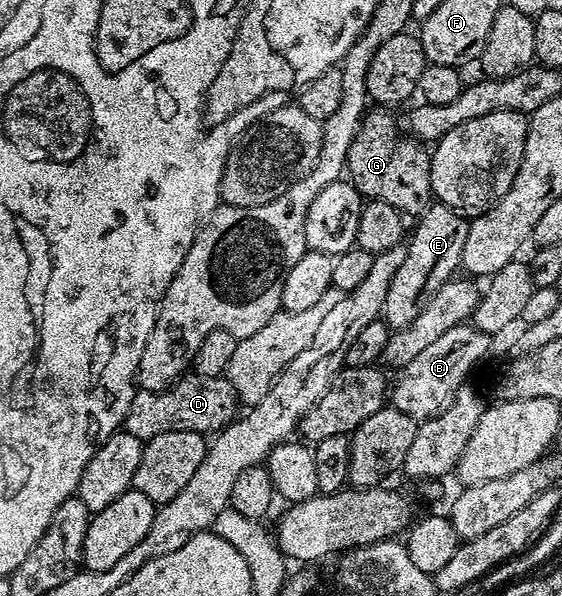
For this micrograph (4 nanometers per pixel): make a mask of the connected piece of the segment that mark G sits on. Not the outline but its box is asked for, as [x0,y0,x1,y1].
[346,108,434,216]

